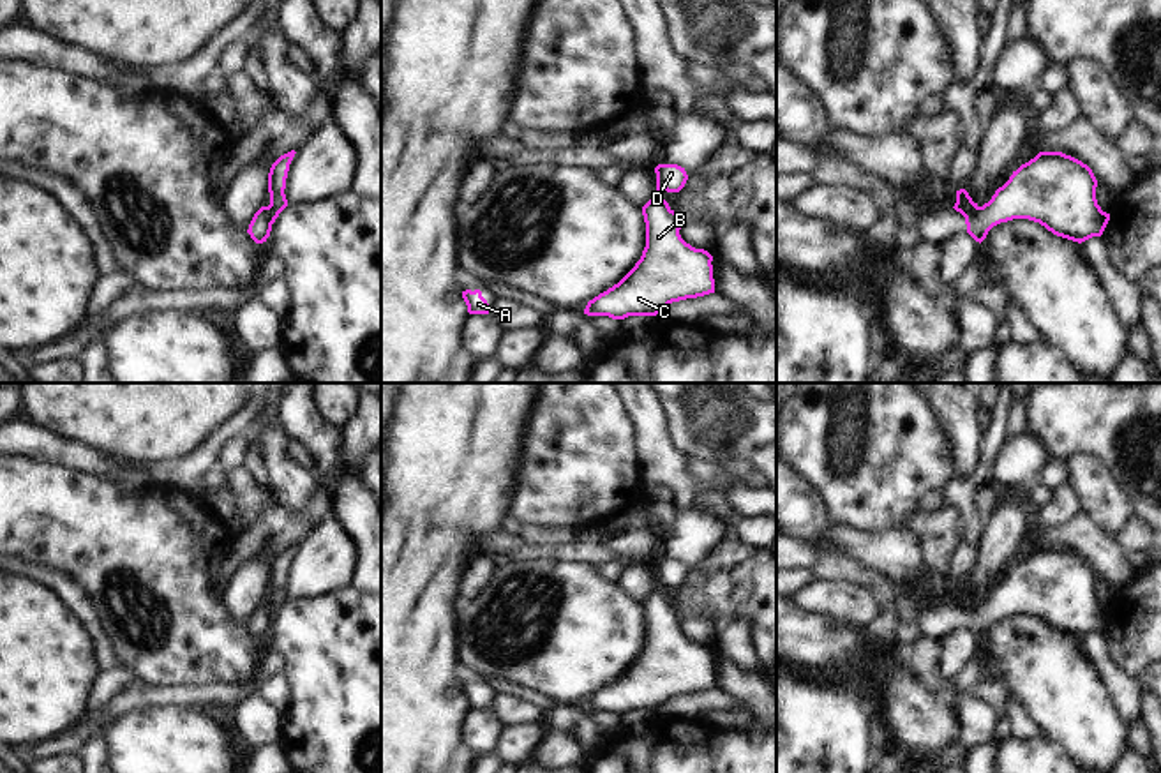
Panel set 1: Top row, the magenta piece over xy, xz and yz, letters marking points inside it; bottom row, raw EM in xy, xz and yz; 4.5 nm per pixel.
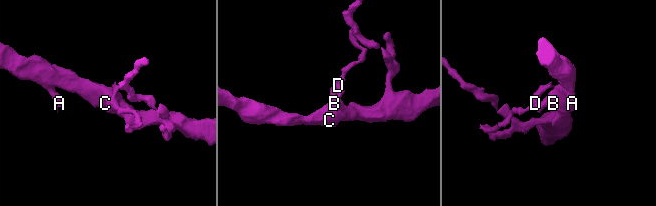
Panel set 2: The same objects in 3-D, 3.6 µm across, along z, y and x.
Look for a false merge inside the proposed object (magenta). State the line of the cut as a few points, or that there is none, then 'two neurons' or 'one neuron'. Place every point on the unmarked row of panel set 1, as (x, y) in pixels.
cut yz (980, 602), (966, 615); two neurons

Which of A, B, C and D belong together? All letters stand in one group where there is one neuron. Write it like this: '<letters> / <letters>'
A B C / D

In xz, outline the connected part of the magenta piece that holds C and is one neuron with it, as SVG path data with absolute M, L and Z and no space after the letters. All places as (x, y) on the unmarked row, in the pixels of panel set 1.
M660 586L642 602L646 642L635 662L588 697L584 709L625 715L656 711L672 697L715 688L713 651L686 639L678 609Z

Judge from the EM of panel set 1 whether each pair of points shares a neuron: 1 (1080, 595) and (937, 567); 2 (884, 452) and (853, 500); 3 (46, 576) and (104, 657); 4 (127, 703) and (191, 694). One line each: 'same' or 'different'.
1: different
2: same
3: same
4: same

